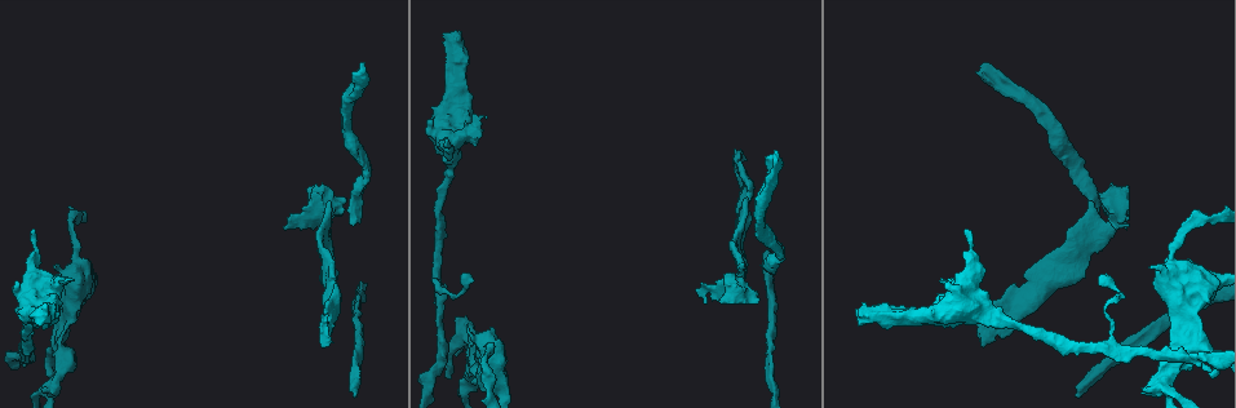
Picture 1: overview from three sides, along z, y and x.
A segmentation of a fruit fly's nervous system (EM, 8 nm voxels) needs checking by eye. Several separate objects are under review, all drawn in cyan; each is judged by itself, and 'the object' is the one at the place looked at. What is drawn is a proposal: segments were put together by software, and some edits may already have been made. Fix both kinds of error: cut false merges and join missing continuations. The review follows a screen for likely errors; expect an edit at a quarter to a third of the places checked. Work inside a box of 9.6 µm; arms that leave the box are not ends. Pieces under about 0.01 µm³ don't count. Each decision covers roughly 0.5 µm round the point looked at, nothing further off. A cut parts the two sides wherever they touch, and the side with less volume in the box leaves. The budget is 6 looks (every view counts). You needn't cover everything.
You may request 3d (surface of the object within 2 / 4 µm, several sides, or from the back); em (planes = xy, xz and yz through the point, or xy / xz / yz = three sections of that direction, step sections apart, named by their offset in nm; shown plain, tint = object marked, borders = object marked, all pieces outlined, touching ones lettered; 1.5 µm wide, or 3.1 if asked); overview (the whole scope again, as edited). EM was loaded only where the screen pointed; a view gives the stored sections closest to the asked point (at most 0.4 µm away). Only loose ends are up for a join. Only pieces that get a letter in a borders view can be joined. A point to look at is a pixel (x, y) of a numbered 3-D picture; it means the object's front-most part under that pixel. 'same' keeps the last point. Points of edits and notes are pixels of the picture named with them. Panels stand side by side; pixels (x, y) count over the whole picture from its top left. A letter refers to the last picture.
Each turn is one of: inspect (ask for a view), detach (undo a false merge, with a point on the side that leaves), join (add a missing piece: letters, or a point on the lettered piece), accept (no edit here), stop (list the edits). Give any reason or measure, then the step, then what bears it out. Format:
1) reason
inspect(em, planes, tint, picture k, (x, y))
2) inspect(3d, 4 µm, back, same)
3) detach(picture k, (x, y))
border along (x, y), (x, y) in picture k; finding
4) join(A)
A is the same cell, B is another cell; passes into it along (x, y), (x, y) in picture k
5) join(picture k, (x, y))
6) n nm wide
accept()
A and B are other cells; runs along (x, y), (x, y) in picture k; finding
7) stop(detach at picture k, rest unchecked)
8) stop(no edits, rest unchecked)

branch stops here
inspect(3d, 2 µm, picture 1, (364, 62))

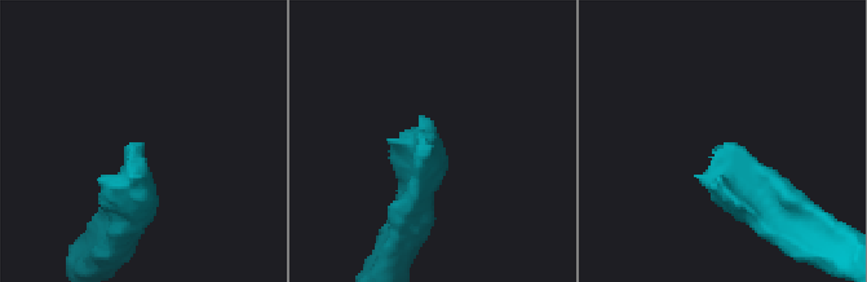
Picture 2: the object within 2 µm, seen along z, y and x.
inspect(em, 3.1 µm, planes, tint, picture 2, (424, 151))

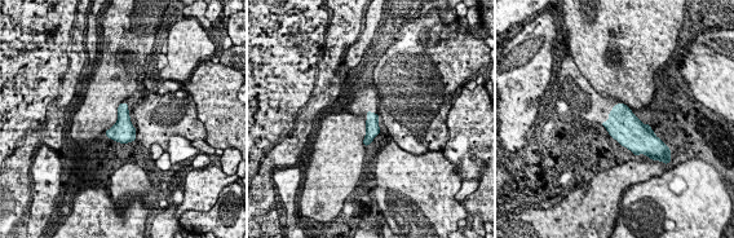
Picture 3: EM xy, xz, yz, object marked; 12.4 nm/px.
inspect(em, 3.1 µm, planes, borders, same)

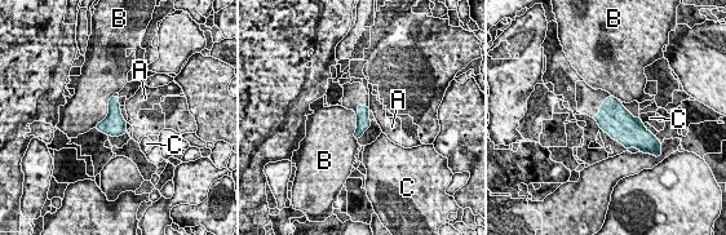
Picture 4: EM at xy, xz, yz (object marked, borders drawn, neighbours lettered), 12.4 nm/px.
180 nm wide
accept()
A, B and C are other cells; border along (111, 96), (107, 114), (94, 127) in picture 4; none of them fits

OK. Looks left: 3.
thick turns thin
inspect(3d, 4 µm, picture 1, (80, 262))

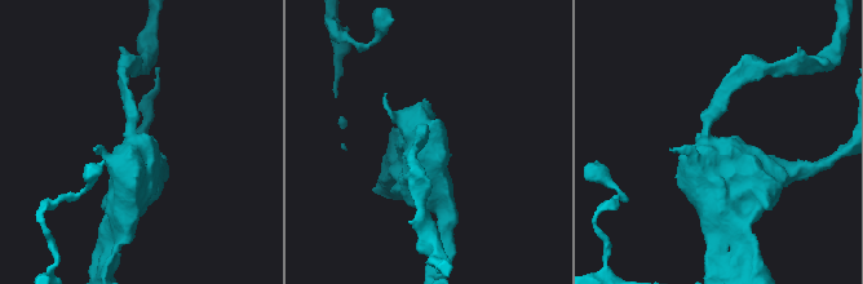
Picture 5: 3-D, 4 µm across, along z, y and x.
need the tissue
inspect(em, planes, borders, picture 5, (703, 141))

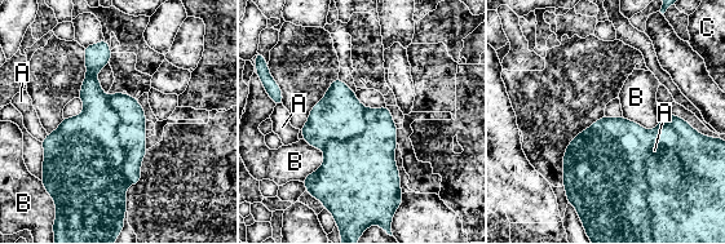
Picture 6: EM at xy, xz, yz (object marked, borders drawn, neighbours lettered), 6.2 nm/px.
detach(picture 6, (84, 155))
A, B and C are other cells; border along (107, 96), (129, 183) in picture 6; a second cell is stuck on

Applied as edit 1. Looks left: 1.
stop(detach at picture 6, rest unchecked)

